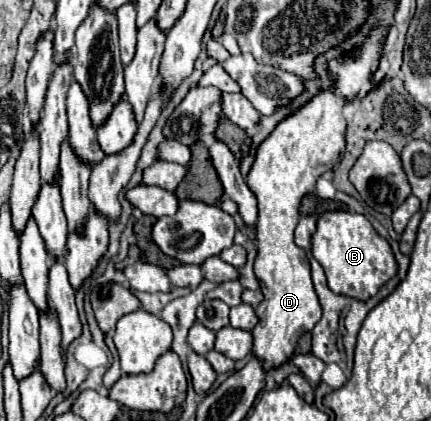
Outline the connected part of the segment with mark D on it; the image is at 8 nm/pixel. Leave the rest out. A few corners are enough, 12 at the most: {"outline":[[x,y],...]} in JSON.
{"outline":[[383,33],[331,61],[259,145],[253,355],[287,363],[321,305],[295,243],[303,195],[345,149],[343,107],[371,83]]}

